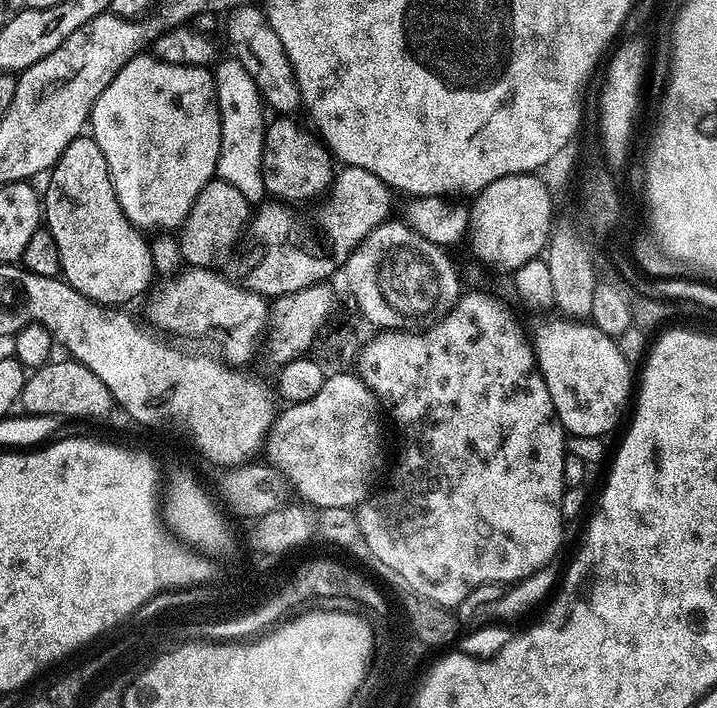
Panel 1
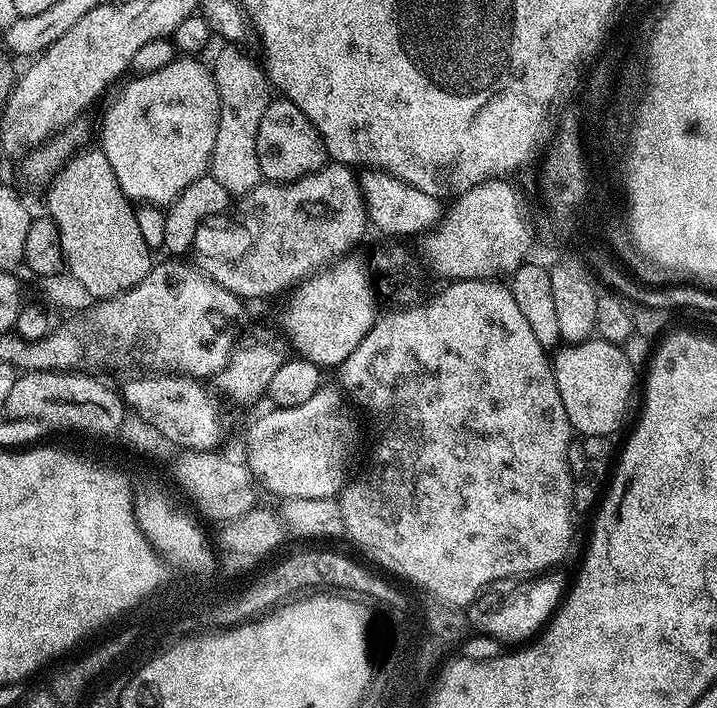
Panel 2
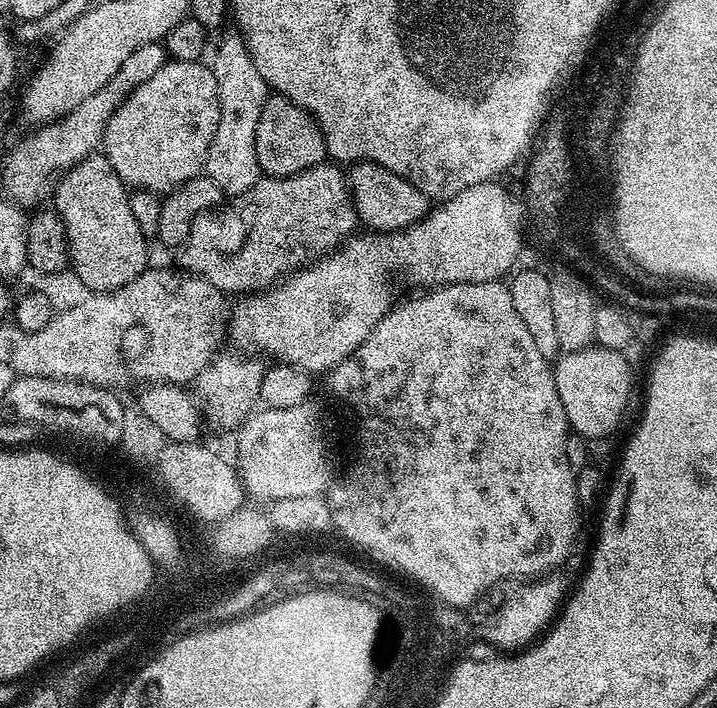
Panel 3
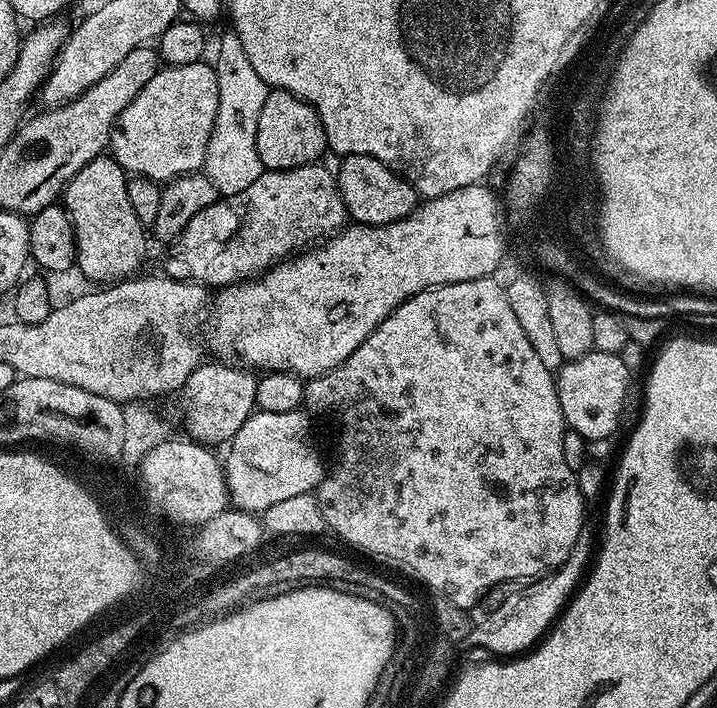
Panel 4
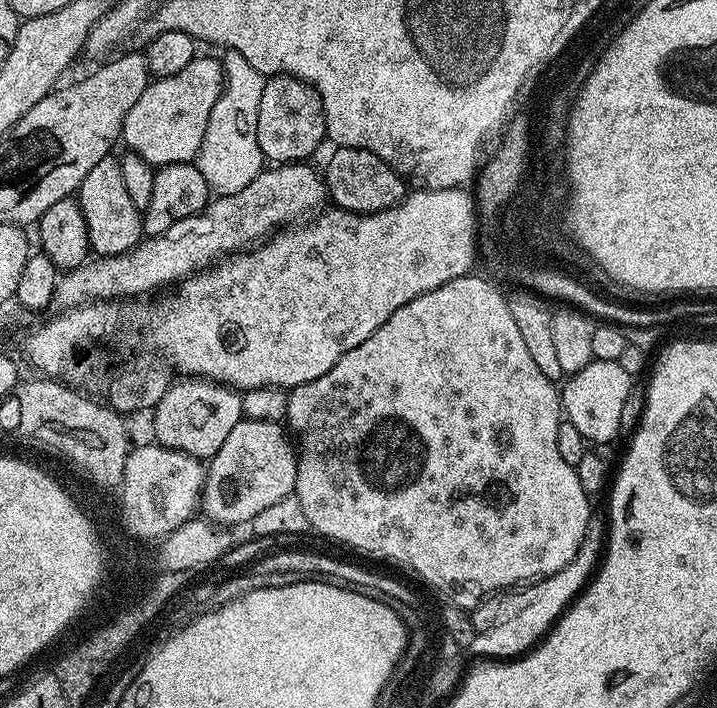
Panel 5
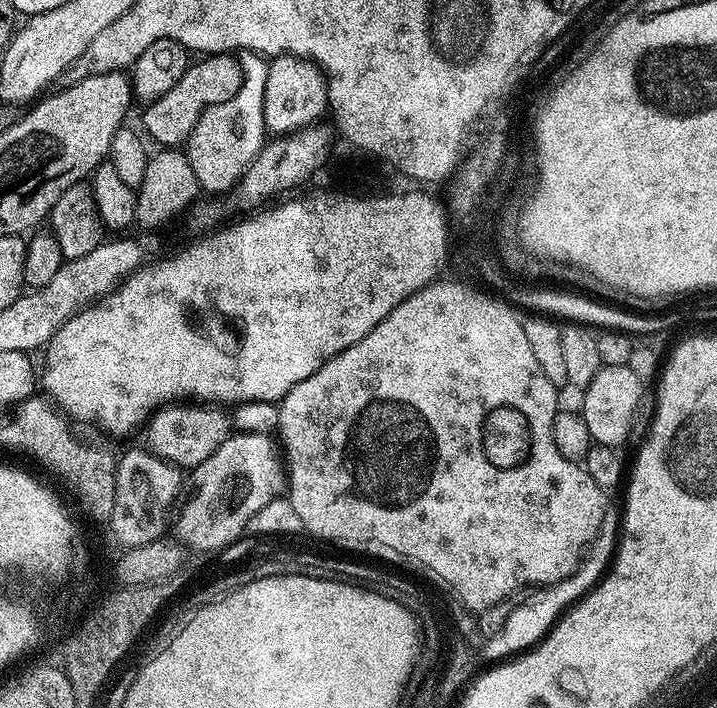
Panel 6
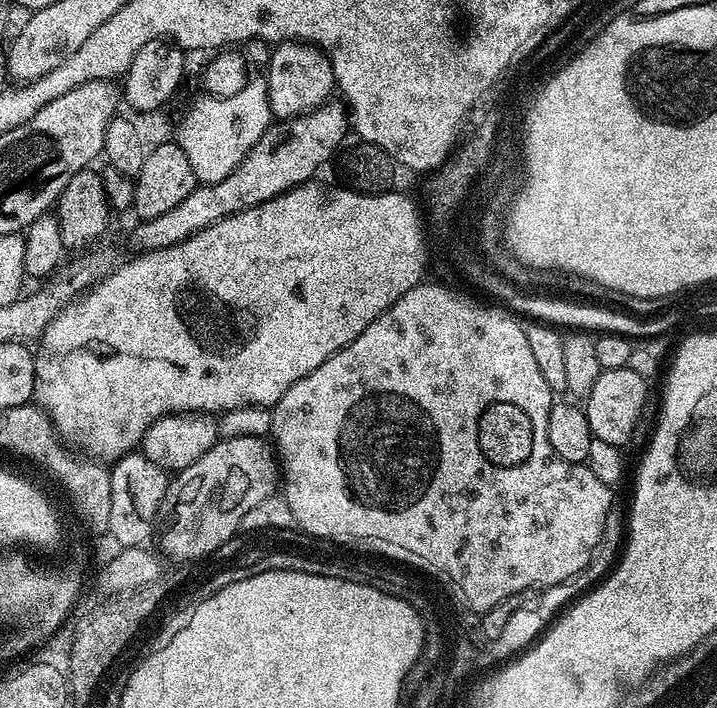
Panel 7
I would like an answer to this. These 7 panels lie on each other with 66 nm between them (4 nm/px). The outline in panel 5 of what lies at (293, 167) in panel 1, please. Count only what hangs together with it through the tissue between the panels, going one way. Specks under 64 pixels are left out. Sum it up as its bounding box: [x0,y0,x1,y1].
[258,74,326,165]

